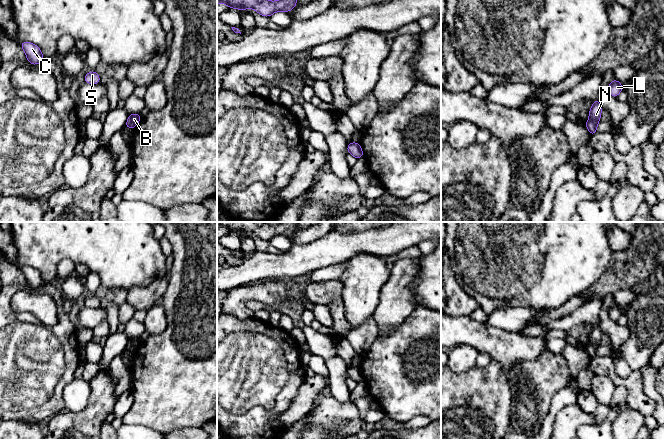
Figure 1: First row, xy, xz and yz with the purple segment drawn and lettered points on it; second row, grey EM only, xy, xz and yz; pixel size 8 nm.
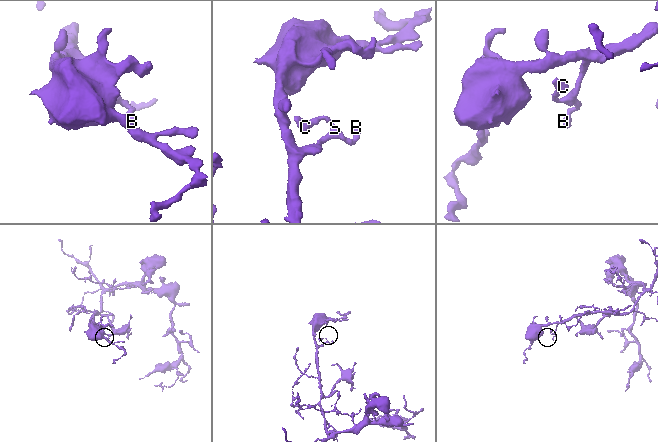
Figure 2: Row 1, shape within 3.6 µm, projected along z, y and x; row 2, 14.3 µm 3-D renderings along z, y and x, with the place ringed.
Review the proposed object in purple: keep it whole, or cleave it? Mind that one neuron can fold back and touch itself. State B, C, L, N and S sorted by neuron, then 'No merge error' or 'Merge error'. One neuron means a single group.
Groups: B C L N S. No merge error

